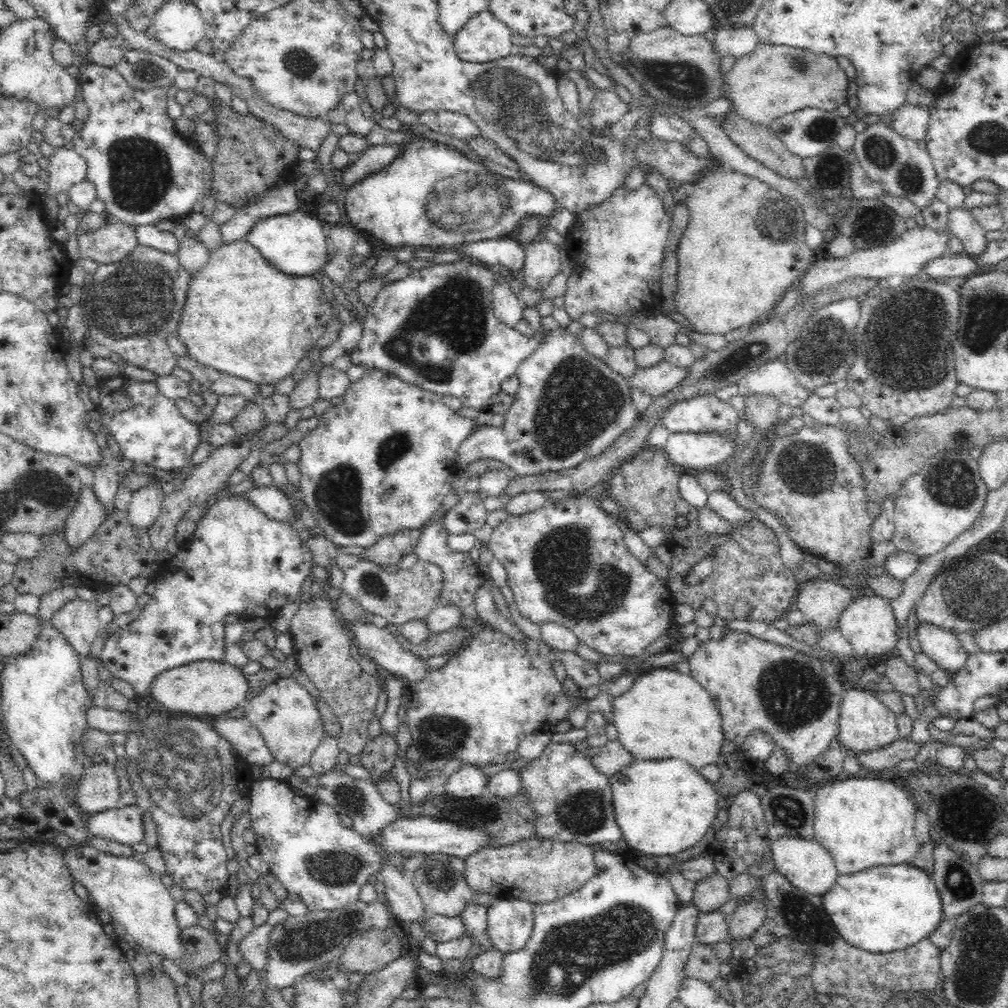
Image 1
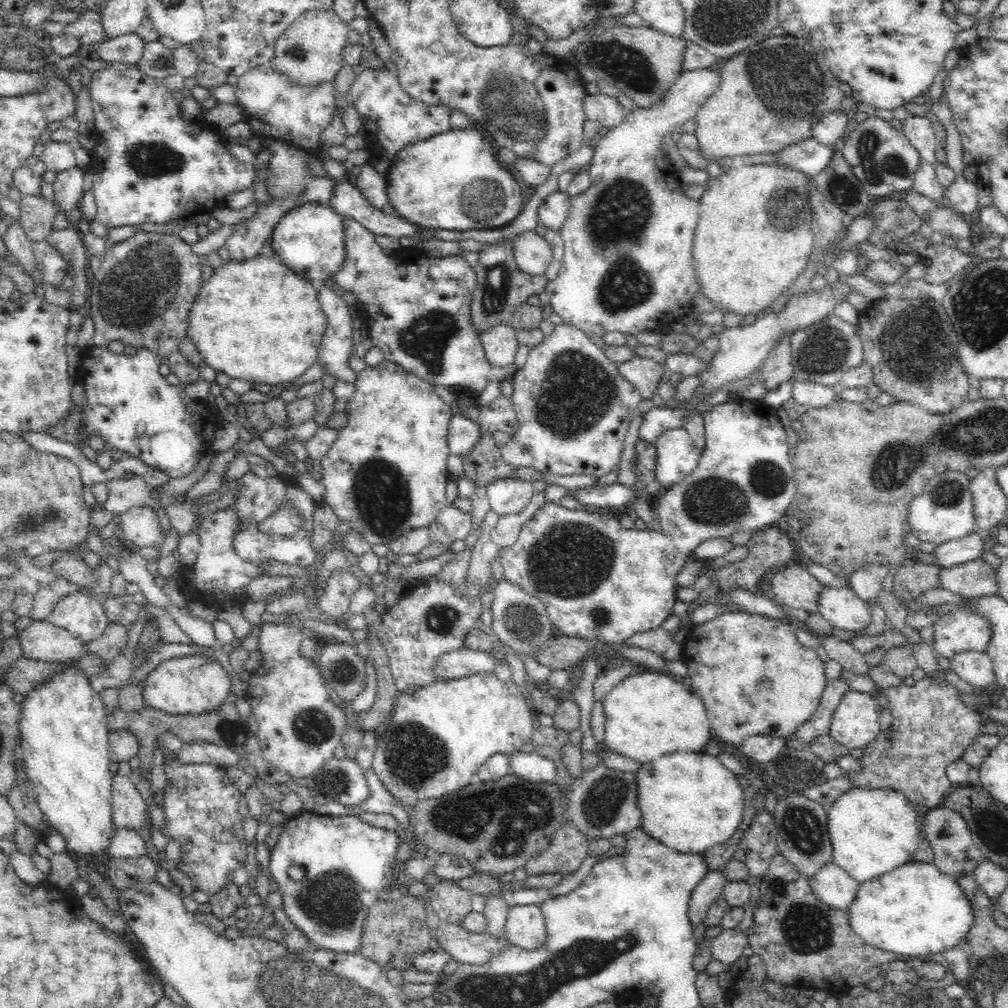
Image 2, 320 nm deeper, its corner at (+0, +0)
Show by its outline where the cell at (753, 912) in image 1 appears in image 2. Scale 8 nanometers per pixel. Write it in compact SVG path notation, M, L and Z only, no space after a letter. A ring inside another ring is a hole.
M724 929L720 936L712 940L712 960L720 961L728 969L742 956L744 948L749 945L749 938L744 932L735 929Z

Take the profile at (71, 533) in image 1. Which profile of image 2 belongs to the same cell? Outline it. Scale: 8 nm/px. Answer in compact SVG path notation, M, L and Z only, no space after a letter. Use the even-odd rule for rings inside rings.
M62 577L54 579L48 586L35 592L32 609L29 612L30 619L33 621L48 619L56 604L74 590L68 579Z

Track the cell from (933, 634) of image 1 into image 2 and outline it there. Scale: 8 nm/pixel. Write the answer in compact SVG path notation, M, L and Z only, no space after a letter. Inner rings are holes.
M969 650L955 654L951 659L953 671L971 684L978 692L996 685L992 659L984 652Z

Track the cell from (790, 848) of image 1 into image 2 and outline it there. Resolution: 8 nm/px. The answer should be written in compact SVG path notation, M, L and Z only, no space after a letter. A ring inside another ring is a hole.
M833 862L820 868L809 878L809 883L820 902L844 912L854 904L860 886L858 881Z

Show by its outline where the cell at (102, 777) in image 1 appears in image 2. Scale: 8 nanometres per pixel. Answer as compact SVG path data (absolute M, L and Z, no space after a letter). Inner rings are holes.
M119 772L113 776L112 808L115 827L138 831L150 824L149 805L136 789L131 776Z

